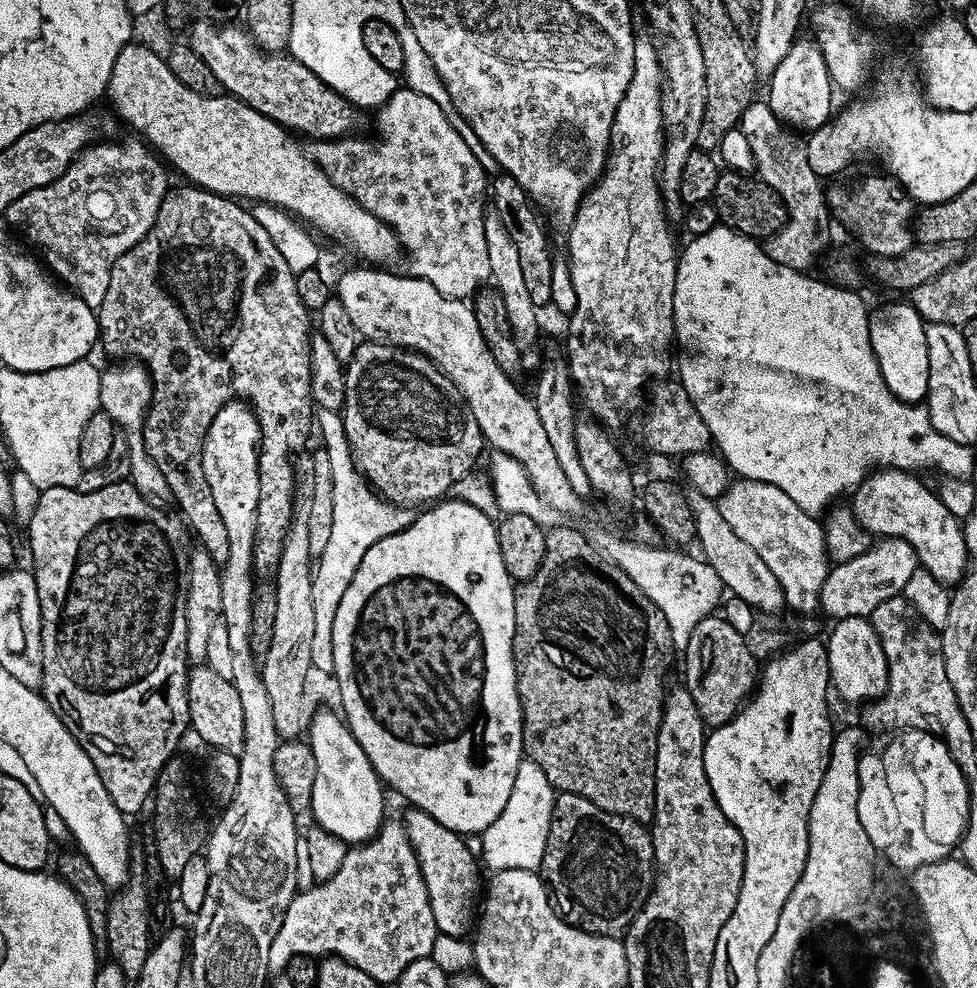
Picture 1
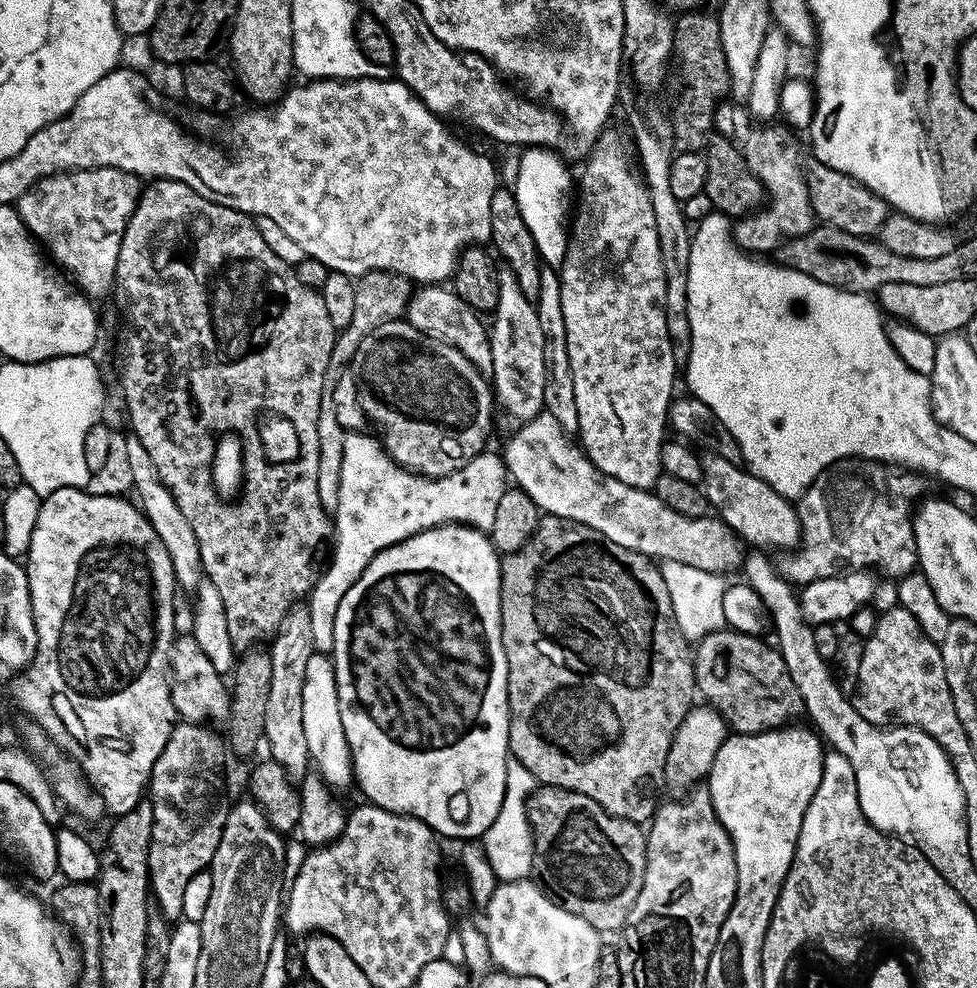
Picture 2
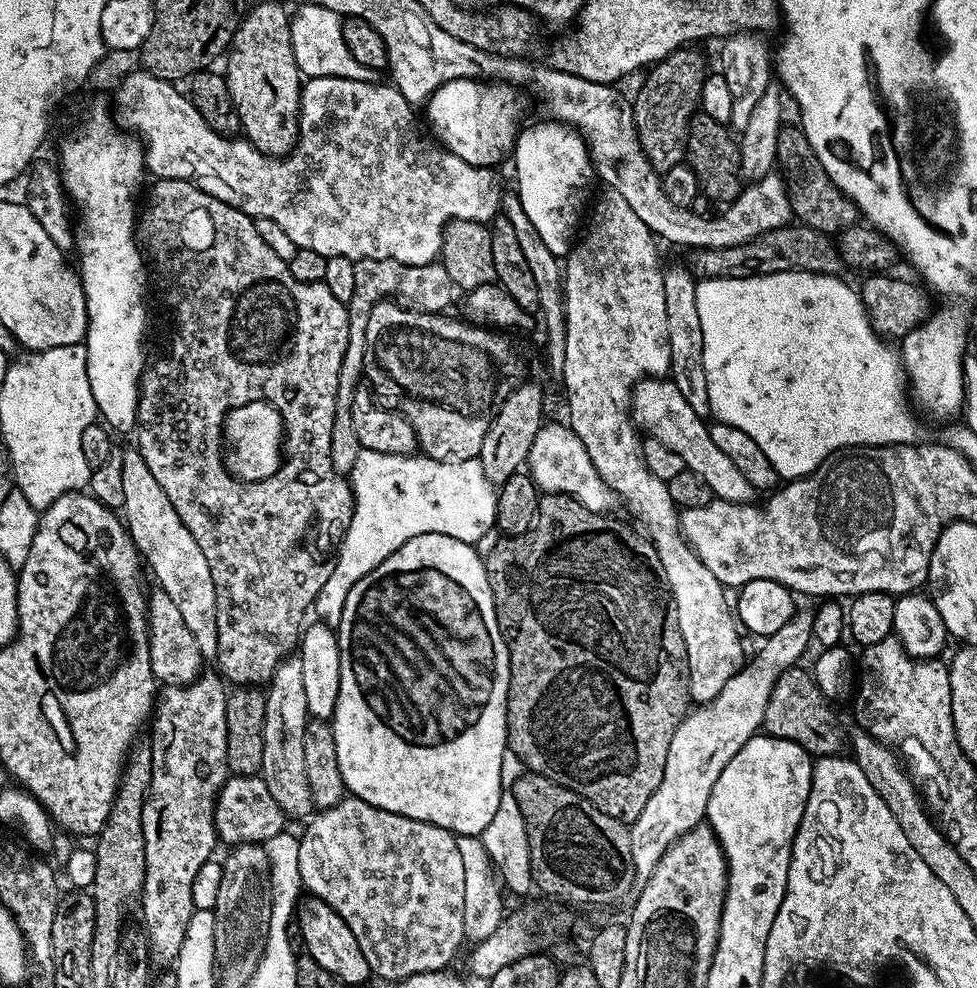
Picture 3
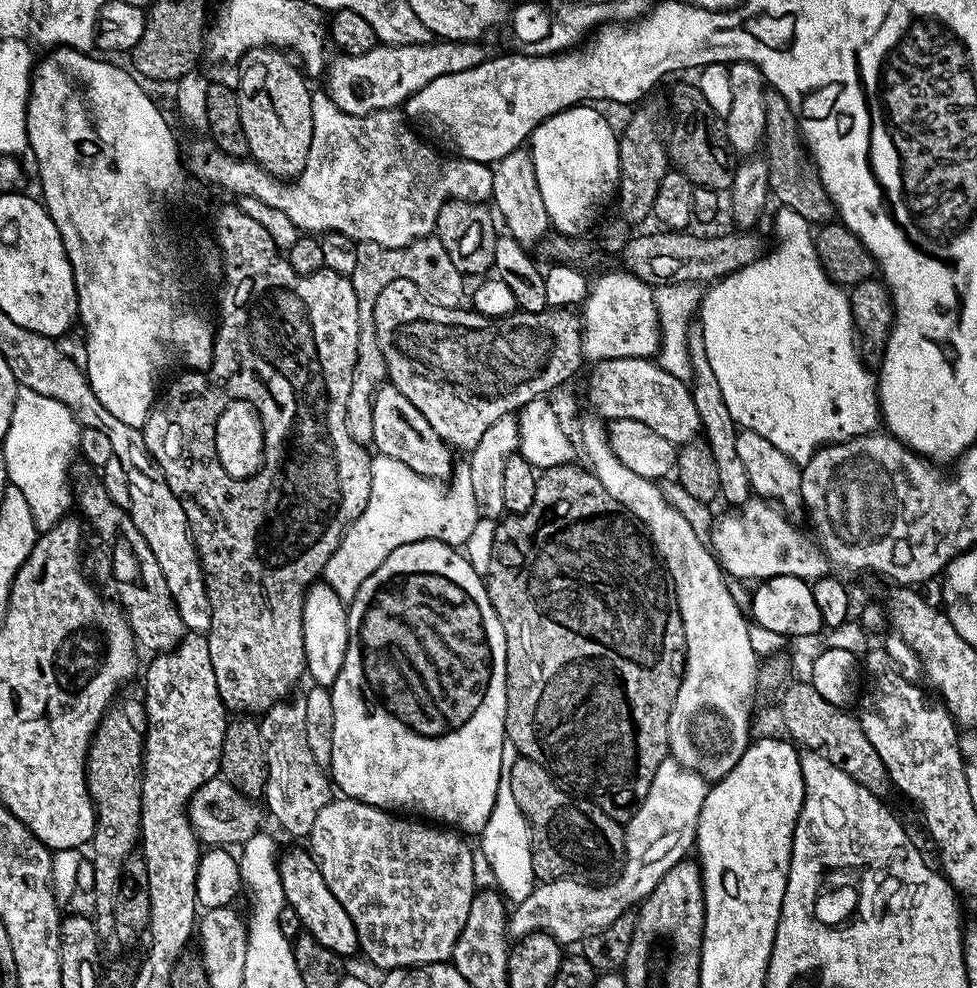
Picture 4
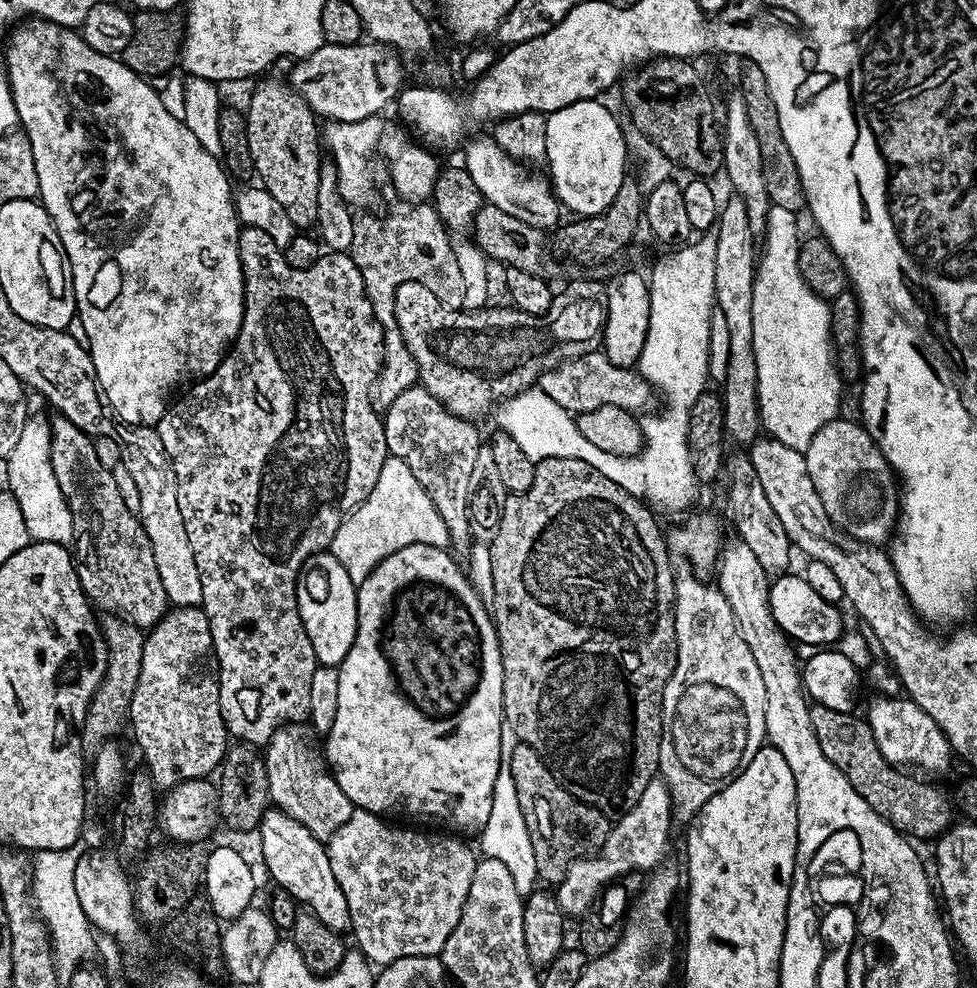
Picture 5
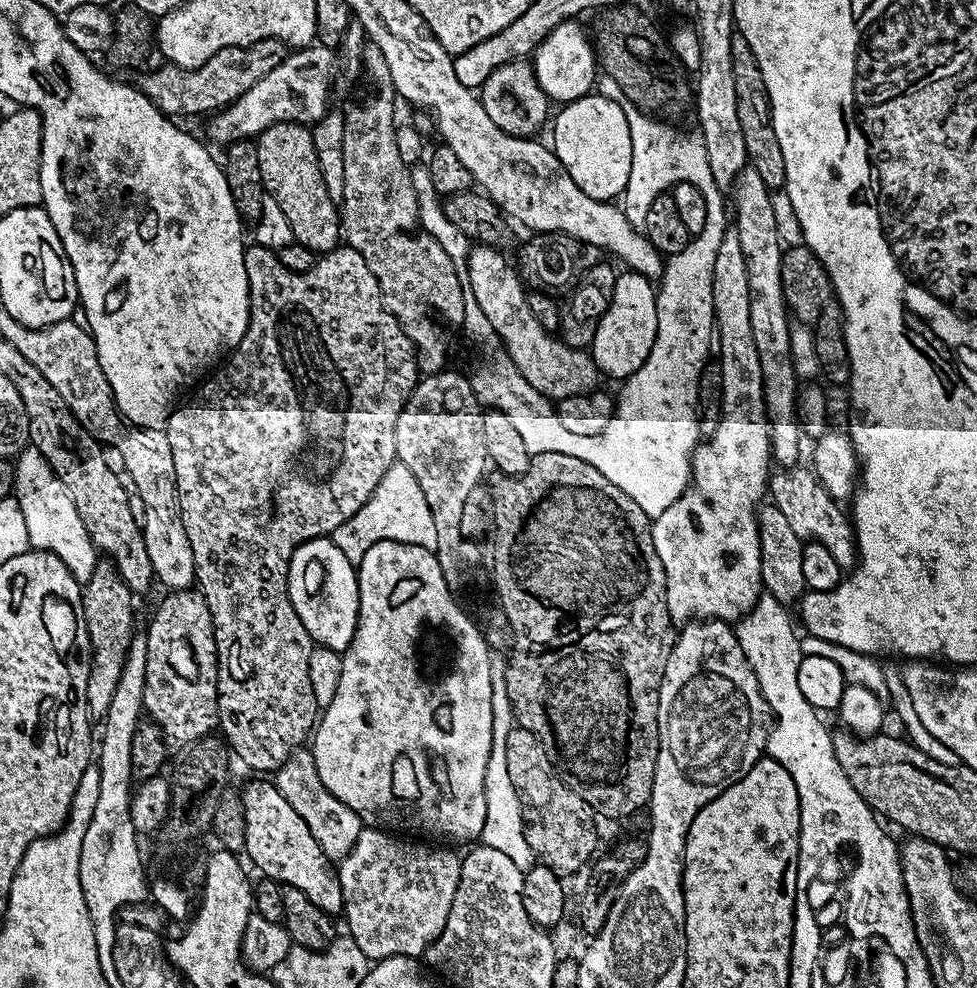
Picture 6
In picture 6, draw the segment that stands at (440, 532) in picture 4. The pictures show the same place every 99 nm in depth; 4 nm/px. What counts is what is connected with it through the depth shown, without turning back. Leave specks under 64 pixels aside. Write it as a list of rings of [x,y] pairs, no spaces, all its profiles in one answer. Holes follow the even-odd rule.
[[[395,463],[382,474],[382,482],[374,490],[374,494],[363,504],[342,526],[338,526],[330,534],[330,539],[346,554],[353,566],[359,566],[366,550],[383,540],[393,540],[403,544],[417,544],[423,548],[435,549],[438,546],[438,533],[434,527],[434,514],[430,514],[430,506],[426,506],[426,498],[422,494],[422,486],[410,474],[410,470],[402,463]]]

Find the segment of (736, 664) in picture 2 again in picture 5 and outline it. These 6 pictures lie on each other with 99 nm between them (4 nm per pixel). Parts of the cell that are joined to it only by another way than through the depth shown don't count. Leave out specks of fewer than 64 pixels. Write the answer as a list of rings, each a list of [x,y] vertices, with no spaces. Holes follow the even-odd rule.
[[[817,703],[811,705],[811,710],[812,729],[822,746],[822,754],[832,763],[832,767],[839,770],[841,776],[848,779],[850,787],[879,816],[883,816],[897,833],[905,837],[917,836],[918,839],[924,840],[927,836],[939,837],[941,832],[949,828],[954,817],[947,794],[938,785],[931,784],[928,781],[931,779],[921,778],[890,763],[878,750],[874,734],[863,715],[856,716],[855,711],[830,710],[830,706]]]

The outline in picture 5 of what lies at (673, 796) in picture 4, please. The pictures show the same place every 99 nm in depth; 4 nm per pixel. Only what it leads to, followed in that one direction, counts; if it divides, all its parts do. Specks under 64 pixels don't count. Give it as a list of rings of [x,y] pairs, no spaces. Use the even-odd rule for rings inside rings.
[[[660,778],[652,780],[635,806],[609,827],[608,837],[600,847],[599,854],[569,866],[568,873],[554,892],[565,917],[582,915],[591,906],[592,899],[595,896],[597,899],[605,888],[615,885],[619,876],[636,871],[647,873],[661,867],[668,852],[668,839],[672,836],[672,820],[672,795],[668,792],[668,785]]]

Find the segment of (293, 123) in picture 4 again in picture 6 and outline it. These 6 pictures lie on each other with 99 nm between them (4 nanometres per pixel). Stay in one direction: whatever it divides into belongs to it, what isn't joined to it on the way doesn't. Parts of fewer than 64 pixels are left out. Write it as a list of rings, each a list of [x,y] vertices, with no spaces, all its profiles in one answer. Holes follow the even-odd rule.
[[[291,122],[275,124],[255,137],[254,143],[258,150],[258,170],[262,170],[264,191],[272,196],[286,216],[295,243],[317,254],[331,252],[341,243],[342,221],[337,201],[330,198],[318,166],[311,127]]]

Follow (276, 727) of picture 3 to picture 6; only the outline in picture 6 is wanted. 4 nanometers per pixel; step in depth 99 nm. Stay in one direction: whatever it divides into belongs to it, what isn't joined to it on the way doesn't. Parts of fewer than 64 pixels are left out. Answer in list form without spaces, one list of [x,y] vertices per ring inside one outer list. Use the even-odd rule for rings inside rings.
[[[311,751],[292,752],[290,758],[286,758],[283,766],[274,773],[274,783],[282,798],[286,798],[290,806],[294,806],[298,818],[302,818],[306,826],[310,826],[310,834],[314,834],[314,842],[318,842],[318,846],[329,861],[339,862],[350,854],[366,825],[358,818],[358,814],[354,814],[354,810],[350,810],[350,806],[346,806],[346,802],[338,802],[338,798],[334,798],[334,794],[330,794],[330,790],[322,786],[322,778],[318,778],[318,766]]]

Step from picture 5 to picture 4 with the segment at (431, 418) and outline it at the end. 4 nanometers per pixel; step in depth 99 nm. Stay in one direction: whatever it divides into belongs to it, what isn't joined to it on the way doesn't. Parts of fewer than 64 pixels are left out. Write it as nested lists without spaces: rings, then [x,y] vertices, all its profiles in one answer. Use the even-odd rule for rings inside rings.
[[[391,386],[377,387],[373,404],[373,438],[375,451],[382,456],[398,458],[398,462],[406,462],[414,474],[422,474],[426,478],[437,482],[444,482],[453,475],[453,449],[444,443],[442,438],[434,432],[434,426],[422,418],[422,410],[410,402],[410,398],[403,396],[400,391]]]

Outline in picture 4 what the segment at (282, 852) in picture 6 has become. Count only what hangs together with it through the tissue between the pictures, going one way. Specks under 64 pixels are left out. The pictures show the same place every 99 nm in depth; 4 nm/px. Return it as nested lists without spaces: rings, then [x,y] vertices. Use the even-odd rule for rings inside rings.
[[[296,848],[279,857],[280,881],[284,891],[287,907],[298,914],[301,929],[307,935],[313,936],[326,950],[334,950],[334,954],[345,958],[357,955],[360,943],[358,934],[354,930],[354,922],[350,922],[350,914],[334,894],[330,894],[330,886],[326,886],[326,878],[322,878],[322,870],[316,864],[316,858],[311,851]]]

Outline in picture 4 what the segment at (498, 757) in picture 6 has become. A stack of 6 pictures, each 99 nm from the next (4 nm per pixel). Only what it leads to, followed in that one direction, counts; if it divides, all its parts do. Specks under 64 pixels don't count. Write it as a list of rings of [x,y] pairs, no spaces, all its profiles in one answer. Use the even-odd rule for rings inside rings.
[[[507,778],[501,779],[500,789],[494,802],[494,810],[490,810],[490,818],[486,822],[484,831],[479,833],[478,848],[484,852],[490,867],[494,870],[495,887],[505,901],[513,905],[520,904],[530,898],[534,887],[532,874],[532,832],[528,828],[522,810],[518,810],[518,801],[510,791]]]

